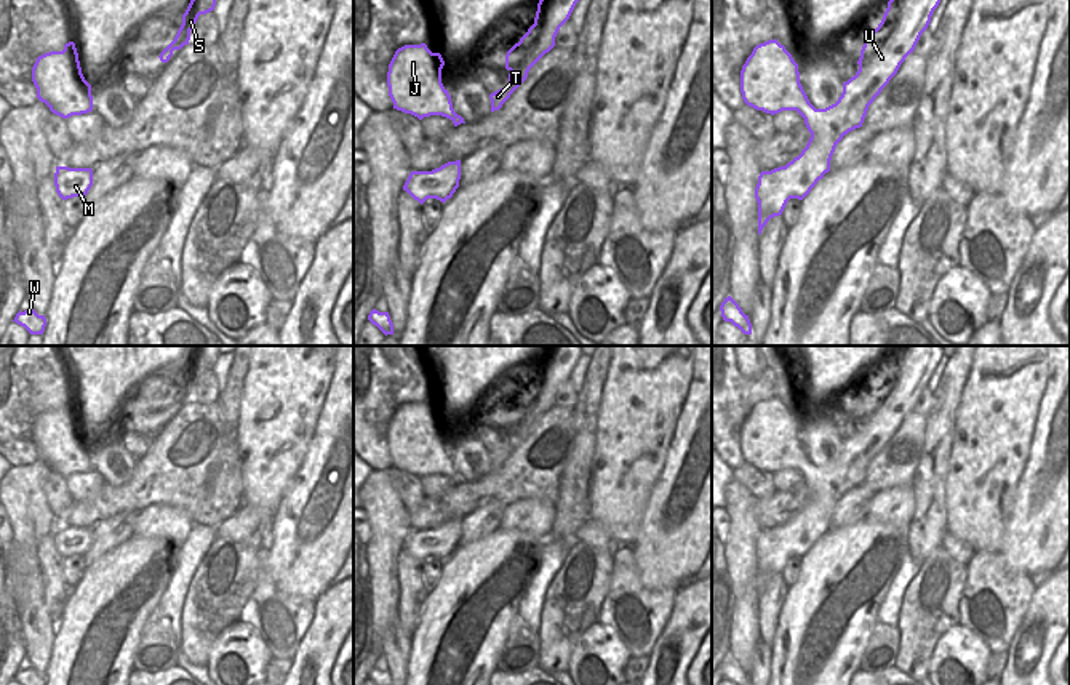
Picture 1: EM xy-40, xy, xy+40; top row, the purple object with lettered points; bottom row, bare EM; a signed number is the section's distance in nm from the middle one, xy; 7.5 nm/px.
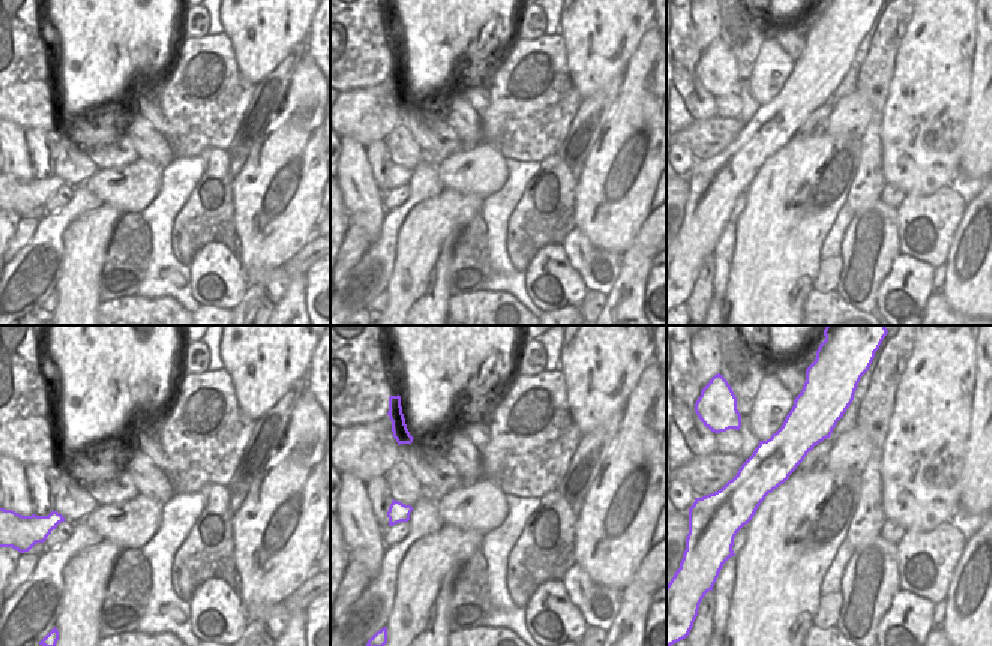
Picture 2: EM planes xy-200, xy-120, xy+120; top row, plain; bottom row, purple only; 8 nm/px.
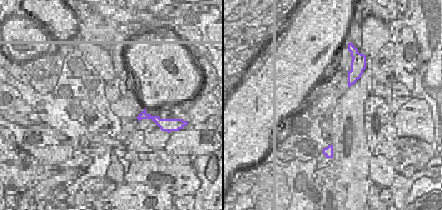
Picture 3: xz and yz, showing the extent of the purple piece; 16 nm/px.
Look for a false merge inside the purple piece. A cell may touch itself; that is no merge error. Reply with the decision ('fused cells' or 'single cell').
single cell

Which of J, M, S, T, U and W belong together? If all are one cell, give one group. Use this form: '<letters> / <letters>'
J M S T U W

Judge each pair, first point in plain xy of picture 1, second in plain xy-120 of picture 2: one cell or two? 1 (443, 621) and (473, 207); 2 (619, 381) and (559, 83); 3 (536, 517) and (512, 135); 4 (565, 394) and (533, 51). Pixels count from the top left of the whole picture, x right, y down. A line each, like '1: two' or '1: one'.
1: one
2: two
3: two
4: two

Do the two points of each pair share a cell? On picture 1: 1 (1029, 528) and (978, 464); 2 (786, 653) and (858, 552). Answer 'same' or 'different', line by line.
1: different
2: same

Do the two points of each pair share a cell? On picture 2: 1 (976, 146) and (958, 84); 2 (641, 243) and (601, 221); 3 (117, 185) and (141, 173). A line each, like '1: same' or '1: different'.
1: different
2: different
3: same

